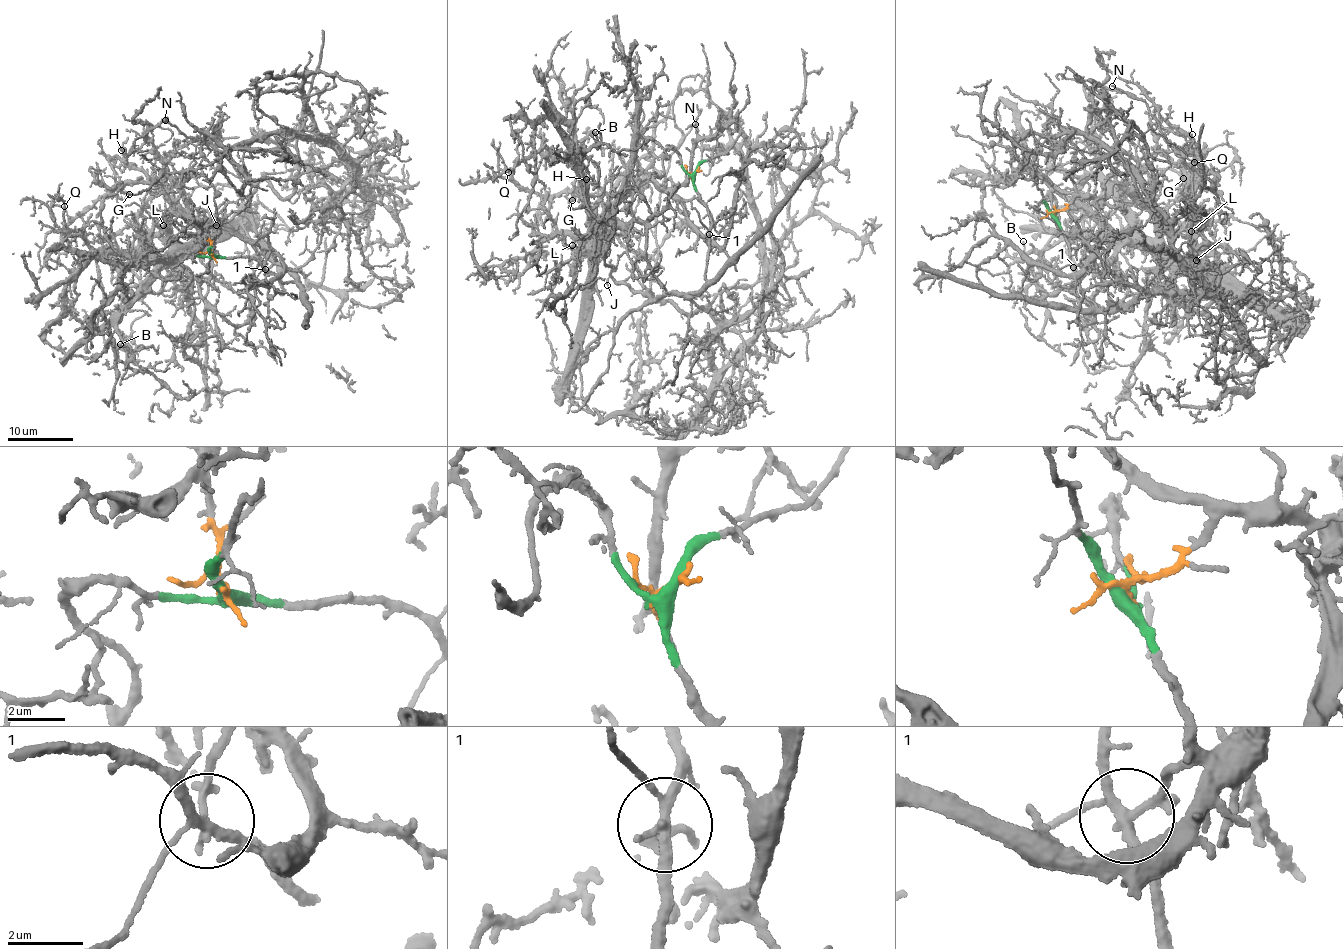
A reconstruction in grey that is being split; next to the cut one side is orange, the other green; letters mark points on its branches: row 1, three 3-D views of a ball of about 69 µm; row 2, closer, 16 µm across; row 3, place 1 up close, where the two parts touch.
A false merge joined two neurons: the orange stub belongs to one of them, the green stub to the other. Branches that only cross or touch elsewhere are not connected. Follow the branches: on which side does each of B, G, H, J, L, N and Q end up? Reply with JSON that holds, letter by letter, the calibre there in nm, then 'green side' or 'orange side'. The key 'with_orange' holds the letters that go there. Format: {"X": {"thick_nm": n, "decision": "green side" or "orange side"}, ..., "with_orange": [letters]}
{"B": {"thick_nm": 140, "decision": "orange side"}, "G": {"thick_nm": 150, "decision": "orange side"}, "H": {"thick_nm": 140, "decision": "orange side"}, "J": {"thick_nm": 140, "decision": "green side"}, "L": {"thick_nm": 190, "decision": "orange side"}, "N": {"thick_nm": 140, "decision": "green side"}, "Q": {"thick_nm": 180, "decision": "orange side"}, "with_orange": ["B", "G", "H", "L", "Q"]}

